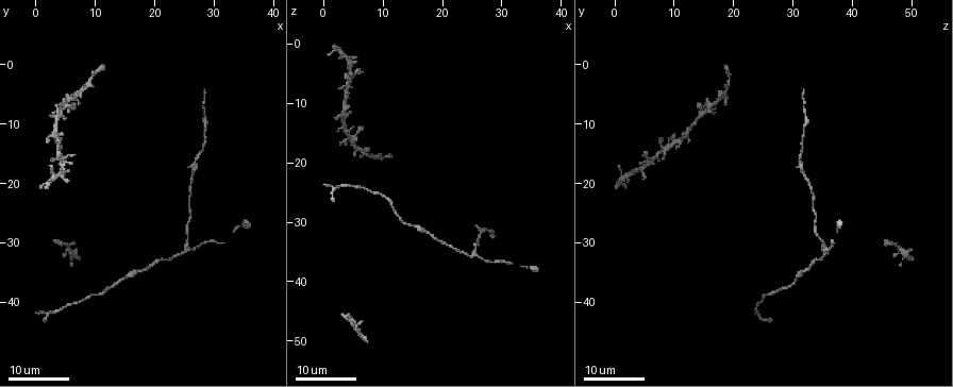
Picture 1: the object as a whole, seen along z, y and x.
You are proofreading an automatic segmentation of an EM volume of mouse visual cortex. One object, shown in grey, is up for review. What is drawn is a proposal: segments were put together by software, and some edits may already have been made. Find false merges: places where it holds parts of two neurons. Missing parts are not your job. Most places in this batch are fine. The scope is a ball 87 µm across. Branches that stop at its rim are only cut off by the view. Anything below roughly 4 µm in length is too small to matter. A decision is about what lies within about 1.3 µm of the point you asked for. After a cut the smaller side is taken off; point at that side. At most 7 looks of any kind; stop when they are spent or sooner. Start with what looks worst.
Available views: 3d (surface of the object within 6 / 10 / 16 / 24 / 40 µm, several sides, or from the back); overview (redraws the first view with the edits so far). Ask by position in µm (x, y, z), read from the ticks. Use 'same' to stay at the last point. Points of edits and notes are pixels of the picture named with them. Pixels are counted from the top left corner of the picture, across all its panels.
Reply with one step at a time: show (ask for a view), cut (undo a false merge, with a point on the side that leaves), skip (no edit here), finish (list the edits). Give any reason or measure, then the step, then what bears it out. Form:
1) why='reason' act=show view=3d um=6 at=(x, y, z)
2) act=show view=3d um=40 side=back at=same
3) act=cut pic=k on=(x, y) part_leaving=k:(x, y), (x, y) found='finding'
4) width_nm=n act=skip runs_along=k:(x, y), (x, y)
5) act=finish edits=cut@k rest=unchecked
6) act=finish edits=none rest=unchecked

why='thin arm on a thick one' act=show view=3d um=16 at=(25.5, 31.5, 35.5)

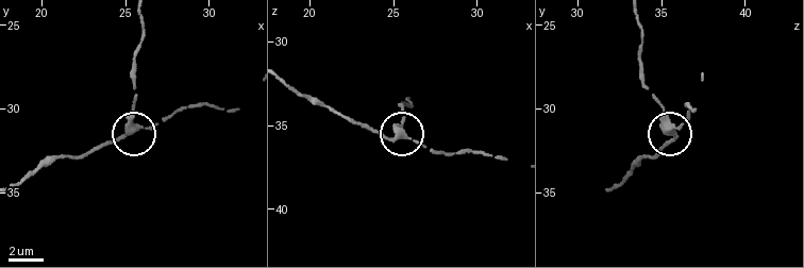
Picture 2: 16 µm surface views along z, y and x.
why='zoom in' act=show view=3d um=10 at=(25.5, 31.3, 35.5)

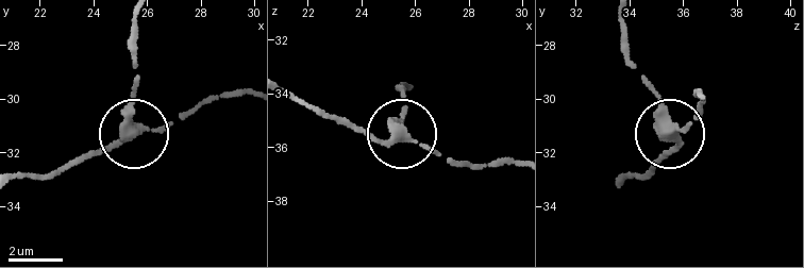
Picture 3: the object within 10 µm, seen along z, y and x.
act=skip runs_along=3:(620, 18), (622, 53), (659, 101), (668, 133), (700, 115) found='continuous, no second neuron'

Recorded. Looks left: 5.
why='sudden change in width' act=show view=3d um=24 at=(17.5, 35.0, 32.0)

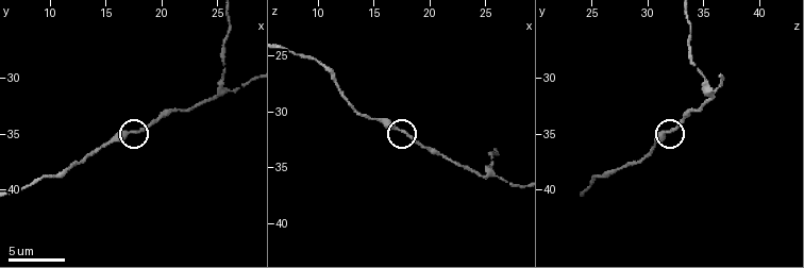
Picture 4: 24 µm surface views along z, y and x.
why='closer look' act=show view=3d um=6 at=(17.6, 34.6, 31.8)

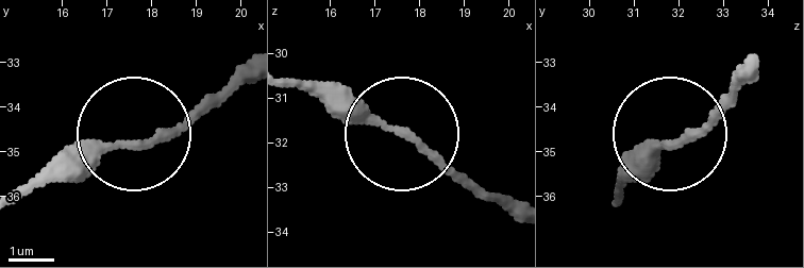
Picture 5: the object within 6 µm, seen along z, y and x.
width_nm=170 act=skip runs_along=5:(507, 213), (392, 129), (347, 121), (305, 91) found='all the same neuron'

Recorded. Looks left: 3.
why='calibre changes' act=show view=3d um=16 at=(27.0, 15.5, 31.0)

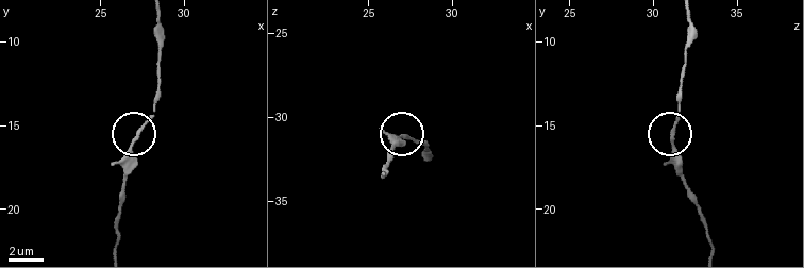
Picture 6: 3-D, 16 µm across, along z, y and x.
why='closer look' act=show view=3d um=10 at=(27.2, 15.4, 31.1)

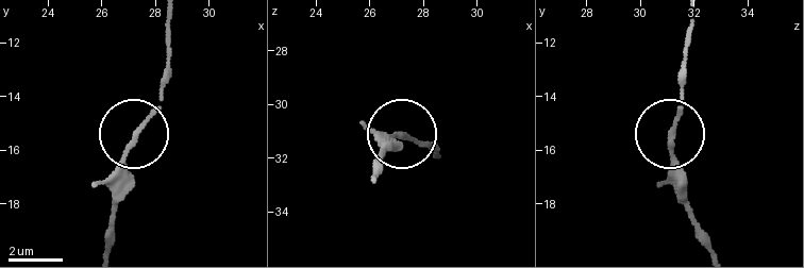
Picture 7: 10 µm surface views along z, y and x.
act=show view=3d um=6 at=(27.3, 15.5, 31.1)

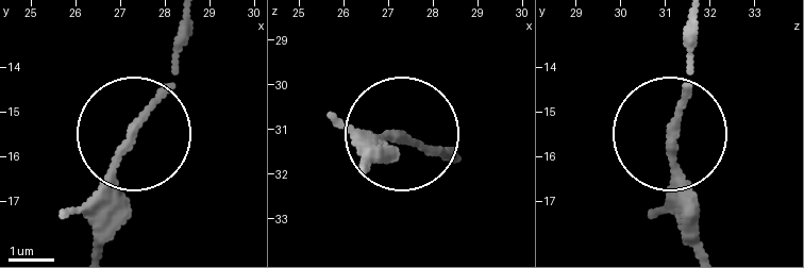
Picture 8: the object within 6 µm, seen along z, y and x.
act=skip runs_along=8:(692, 18), (692, 87), (670, 145), (681, 232) found='all the same neuron'

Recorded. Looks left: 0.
act=finish edits=none rest=unchecked

